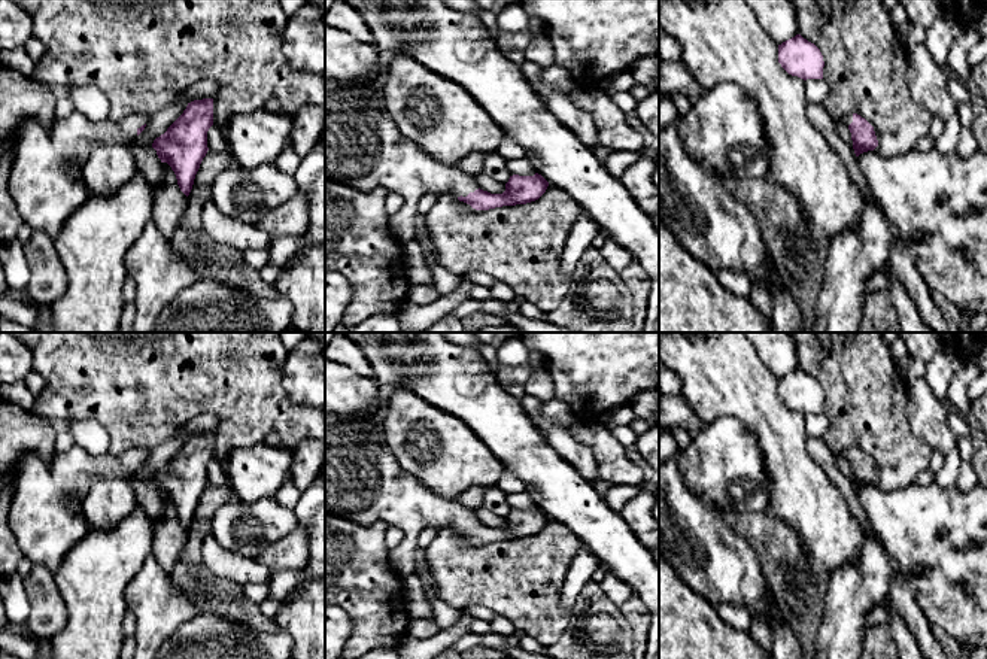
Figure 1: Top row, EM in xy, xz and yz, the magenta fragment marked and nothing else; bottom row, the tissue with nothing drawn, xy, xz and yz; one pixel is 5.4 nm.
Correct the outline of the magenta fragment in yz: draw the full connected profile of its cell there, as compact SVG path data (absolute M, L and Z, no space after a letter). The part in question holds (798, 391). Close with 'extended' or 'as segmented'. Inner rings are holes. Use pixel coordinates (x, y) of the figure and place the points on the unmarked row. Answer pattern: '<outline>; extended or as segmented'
M801 368L778 379L778 397L792 410L823 413L823 389L820 383Z; as segmented

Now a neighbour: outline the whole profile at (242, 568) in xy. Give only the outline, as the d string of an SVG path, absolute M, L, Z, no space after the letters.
M210 531L201 544L204 564L219 577L239 584L262 584L273 577L271 570L258 556L242 555L227 550Z

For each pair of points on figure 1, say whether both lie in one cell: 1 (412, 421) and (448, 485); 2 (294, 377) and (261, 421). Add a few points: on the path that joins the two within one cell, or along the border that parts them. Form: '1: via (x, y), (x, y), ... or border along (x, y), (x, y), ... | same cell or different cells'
1: via (424, 437), (448, 461), (448, 468) | same cell
2: border along (287, 355), (284, 389), (294, 403), (309, 407) | different cells

